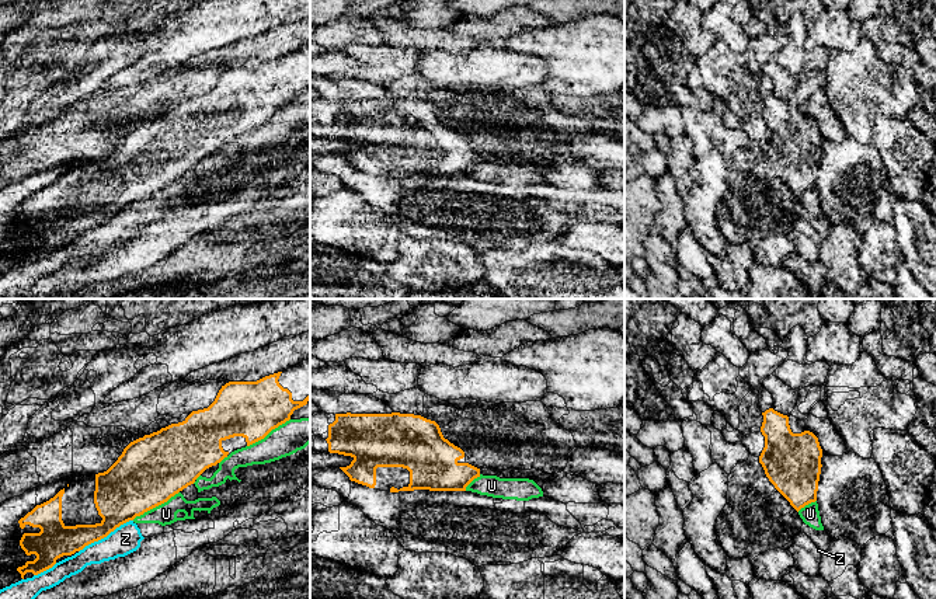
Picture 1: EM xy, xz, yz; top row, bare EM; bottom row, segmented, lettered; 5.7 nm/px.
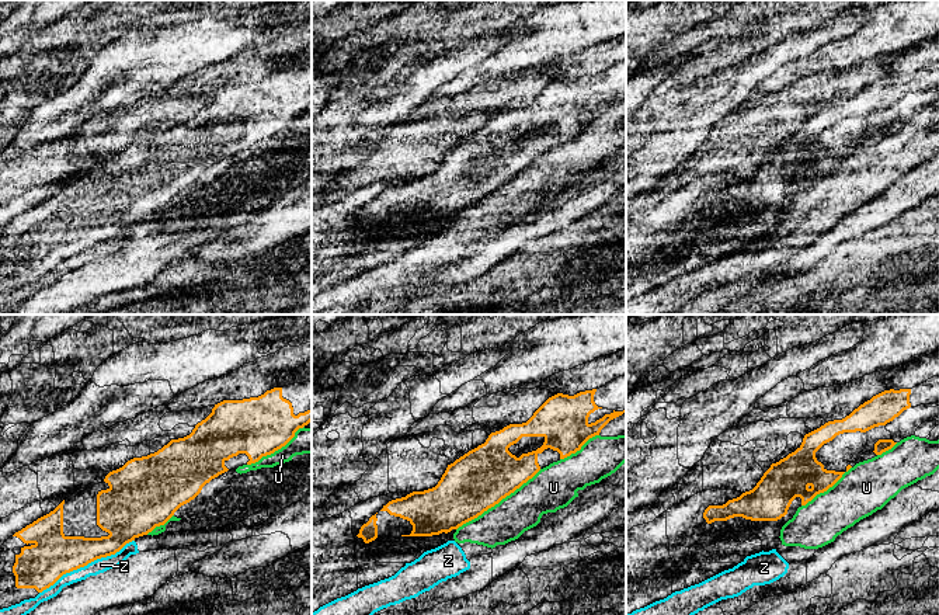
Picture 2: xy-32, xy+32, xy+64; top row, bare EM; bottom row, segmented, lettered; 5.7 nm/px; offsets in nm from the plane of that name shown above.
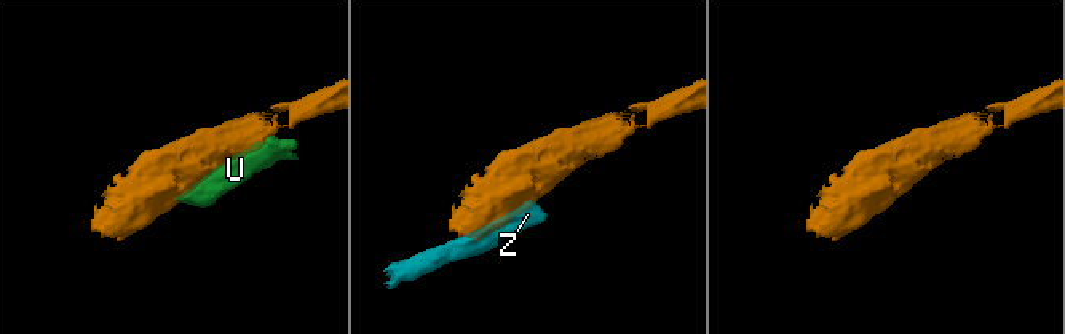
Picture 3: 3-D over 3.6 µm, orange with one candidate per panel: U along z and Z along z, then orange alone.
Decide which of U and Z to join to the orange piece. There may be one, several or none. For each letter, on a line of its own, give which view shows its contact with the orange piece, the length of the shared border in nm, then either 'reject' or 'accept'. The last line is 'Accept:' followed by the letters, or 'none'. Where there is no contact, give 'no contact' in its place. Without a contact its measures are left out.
U: contact in xy; length 320 nm; reject
Z: contact in xy; length 360 nm; reject
Accept: none

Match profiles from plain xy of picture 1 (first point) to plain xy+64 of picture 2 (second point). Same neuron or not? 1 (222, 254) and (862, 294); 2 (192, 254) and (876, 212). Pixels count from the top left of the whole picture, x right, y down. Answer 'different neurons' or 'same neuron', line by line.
1: different neurons
2: different neurons

